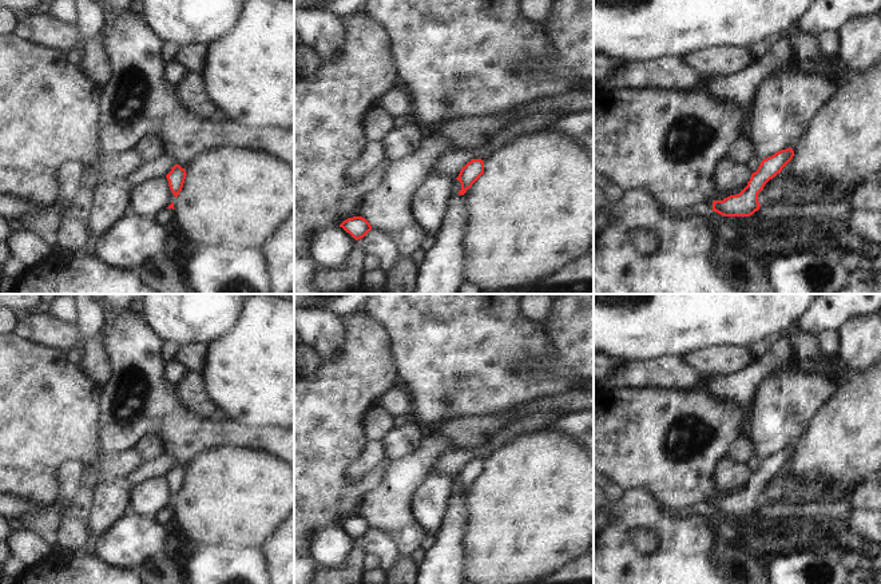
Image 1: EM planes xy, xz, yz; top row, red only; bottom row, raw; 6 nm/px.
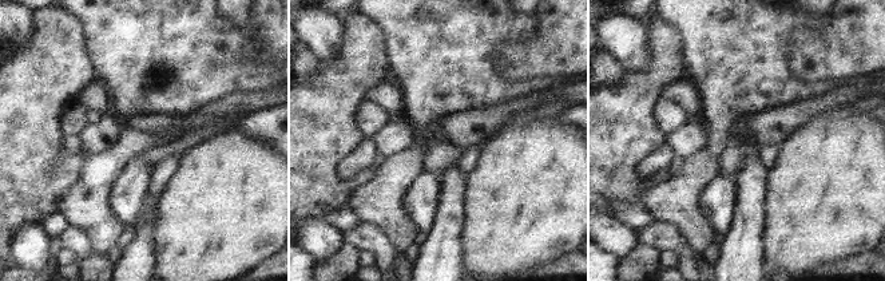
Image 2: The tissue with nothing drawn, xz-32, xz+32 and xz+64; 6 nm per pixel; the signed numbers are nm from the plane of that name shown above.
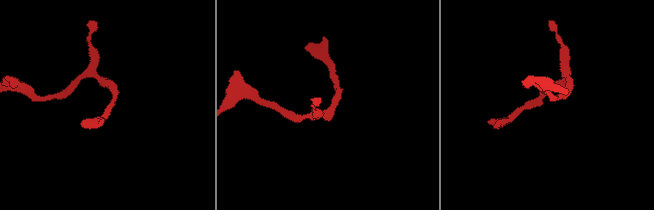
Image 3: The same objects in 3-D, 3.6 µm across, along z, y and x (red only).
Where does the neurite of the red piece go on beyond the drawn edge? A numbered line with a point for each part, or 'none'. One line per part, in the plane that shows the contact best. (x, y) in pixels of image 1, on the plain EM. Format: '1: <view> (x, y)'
none.

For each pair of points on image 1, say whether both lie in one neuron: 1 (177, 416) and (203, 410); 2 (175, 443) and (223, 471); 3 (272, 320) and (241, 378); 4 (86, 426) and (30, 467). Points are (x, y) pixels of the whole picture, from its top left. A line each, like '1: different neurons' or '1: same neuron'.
1: different neurons
2: different neurons
3: same neuron
4: same neuron

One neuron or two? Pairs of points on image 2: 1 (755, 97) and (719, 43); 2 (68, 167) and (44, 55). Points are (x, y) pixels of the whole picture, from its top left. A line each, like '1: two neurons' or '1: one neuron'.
1: one neuron
2: one neuron

